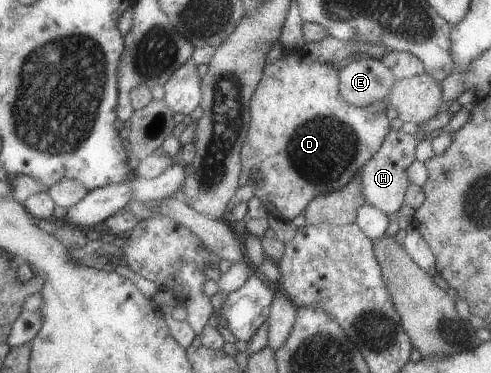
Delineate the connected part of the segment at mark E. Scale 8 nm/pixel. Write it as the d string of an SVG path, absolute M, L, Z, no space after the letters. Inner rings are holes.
M375 58L347 61L338 72L338 91L347 104L364 107L385 100L396 78Z

